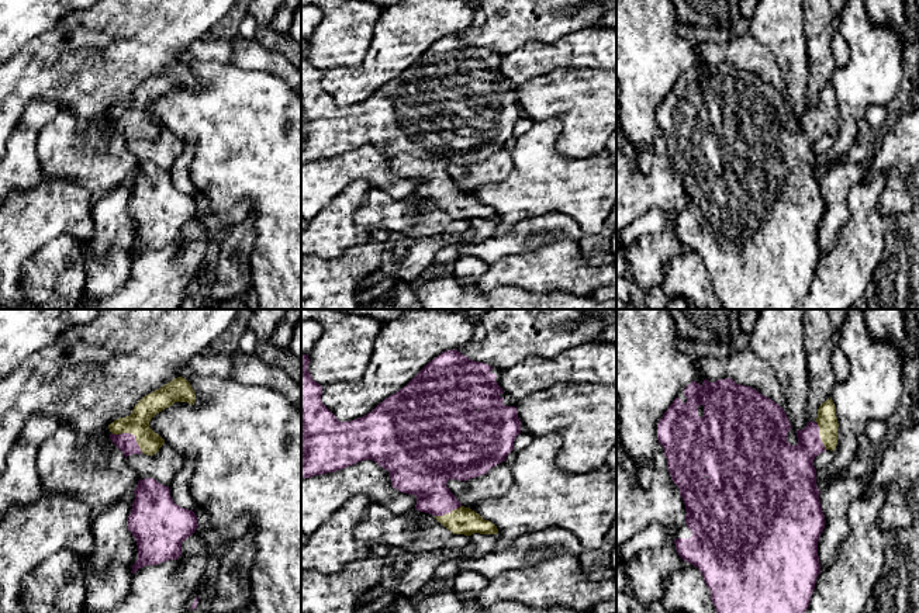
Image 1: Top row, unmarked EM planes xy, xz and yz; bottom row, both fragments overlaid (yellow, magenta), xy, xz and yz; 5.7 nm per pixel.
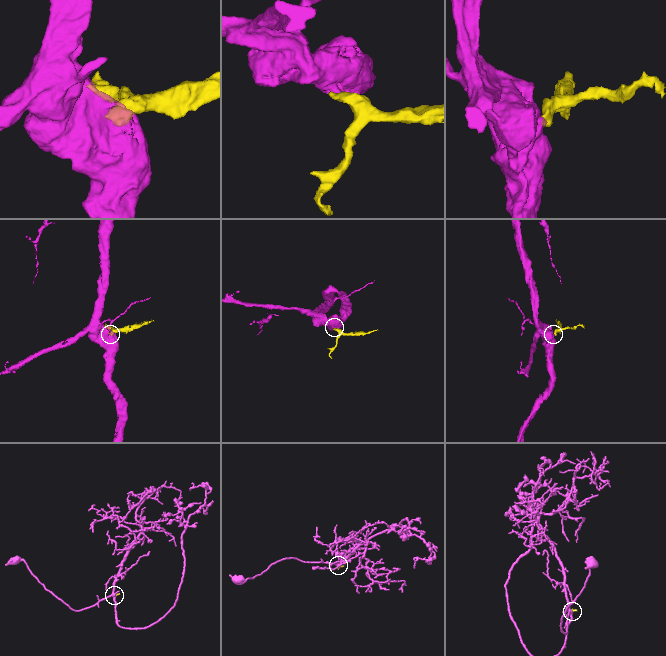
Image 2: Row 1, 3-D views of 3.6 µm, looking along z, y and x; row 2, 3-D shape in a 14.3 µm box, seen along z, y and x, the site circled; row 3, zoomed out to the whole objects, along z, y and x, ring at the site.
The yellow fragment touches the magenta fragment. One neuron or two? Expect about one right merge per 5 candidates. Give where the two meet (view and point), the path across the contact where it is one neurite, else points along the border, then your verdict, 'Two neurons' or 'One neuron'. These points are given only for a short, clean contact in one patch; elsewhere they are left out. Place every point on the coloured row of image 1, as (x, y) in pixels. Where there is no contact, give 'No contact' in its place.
Touches yellow at xy (131, 433). Path across: xy (137, 423), (131, 433), (125, 442). One neuron

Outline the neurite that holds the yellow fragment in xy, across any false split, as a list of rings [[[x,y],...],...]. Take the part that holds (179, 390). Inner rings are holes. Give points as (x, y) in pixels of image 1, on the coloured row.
[[[177,377],[159,389],[145,395],[134,406],[132,413],[120,418],[108,425],[110,439],[124,453],[153,456],[163,446],[165,440],[149,427],[151,419],[172,406],[175,402],[194,405],[196,394],[190,382]]]

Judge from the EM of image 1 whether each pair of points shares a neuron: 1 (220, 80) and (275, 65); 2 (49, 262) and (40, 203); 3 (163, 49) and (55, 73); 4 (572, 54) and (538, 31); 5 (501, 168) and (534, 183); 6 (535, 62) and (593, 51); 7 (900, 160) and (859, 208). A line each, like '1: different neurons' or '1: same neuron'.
1: different neurons
2: different neurons
3: same neuron
4: different neurons
5: different neurons
6: same neuron
7: different neurons

